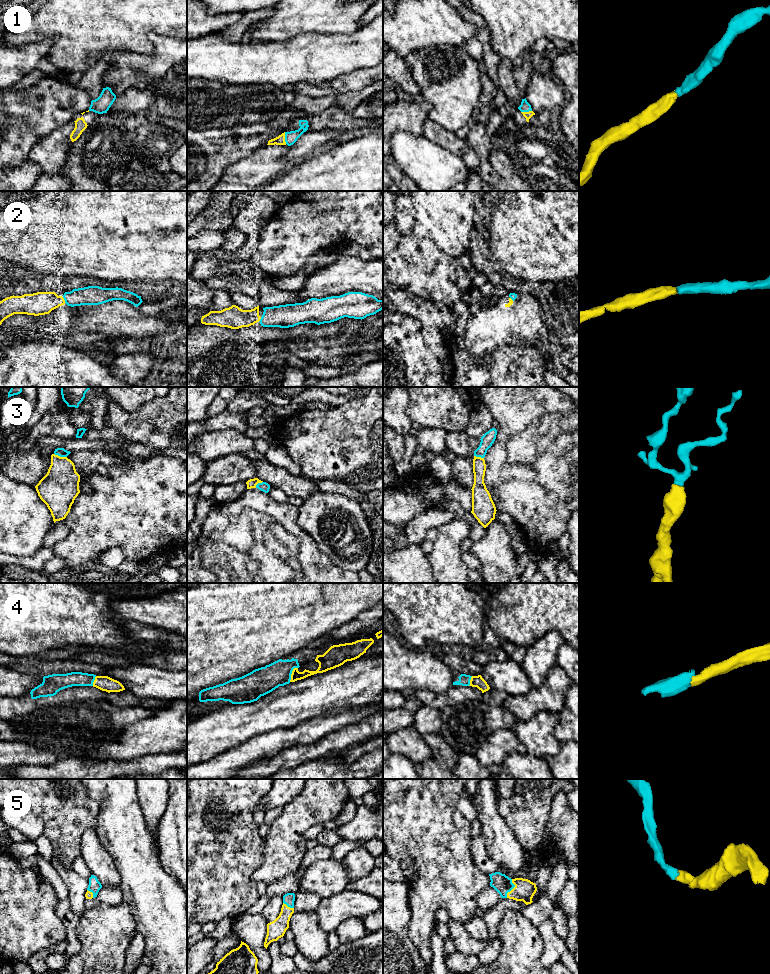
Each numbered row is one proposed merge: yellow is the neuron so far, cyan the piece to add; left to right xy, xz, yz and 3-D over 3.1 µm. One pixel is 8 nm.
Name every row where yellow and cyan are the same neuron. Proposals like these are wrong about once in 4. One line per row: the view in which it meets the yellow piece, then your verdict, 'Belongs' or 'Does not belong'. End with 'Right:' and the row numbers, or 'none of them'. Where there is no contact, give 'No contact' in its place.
1: Touches yellow in xz. Belongs
2: Touches yellow in xy. Belongs
3: Touches yellow in xy. Belongs
4: Touches yellow in xz. Belongs
5: Touches yellow in yz. Belongs
Right: 1, 2, 3, 4, 5

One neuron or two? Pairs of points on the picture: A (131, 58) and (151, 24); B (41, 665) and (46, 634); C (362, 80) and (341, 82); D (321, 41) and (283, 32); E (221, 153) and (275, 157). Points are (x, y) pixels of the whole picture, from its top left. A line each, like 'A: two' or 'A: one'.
A: two
B: two
C: one
D: two
E: two

